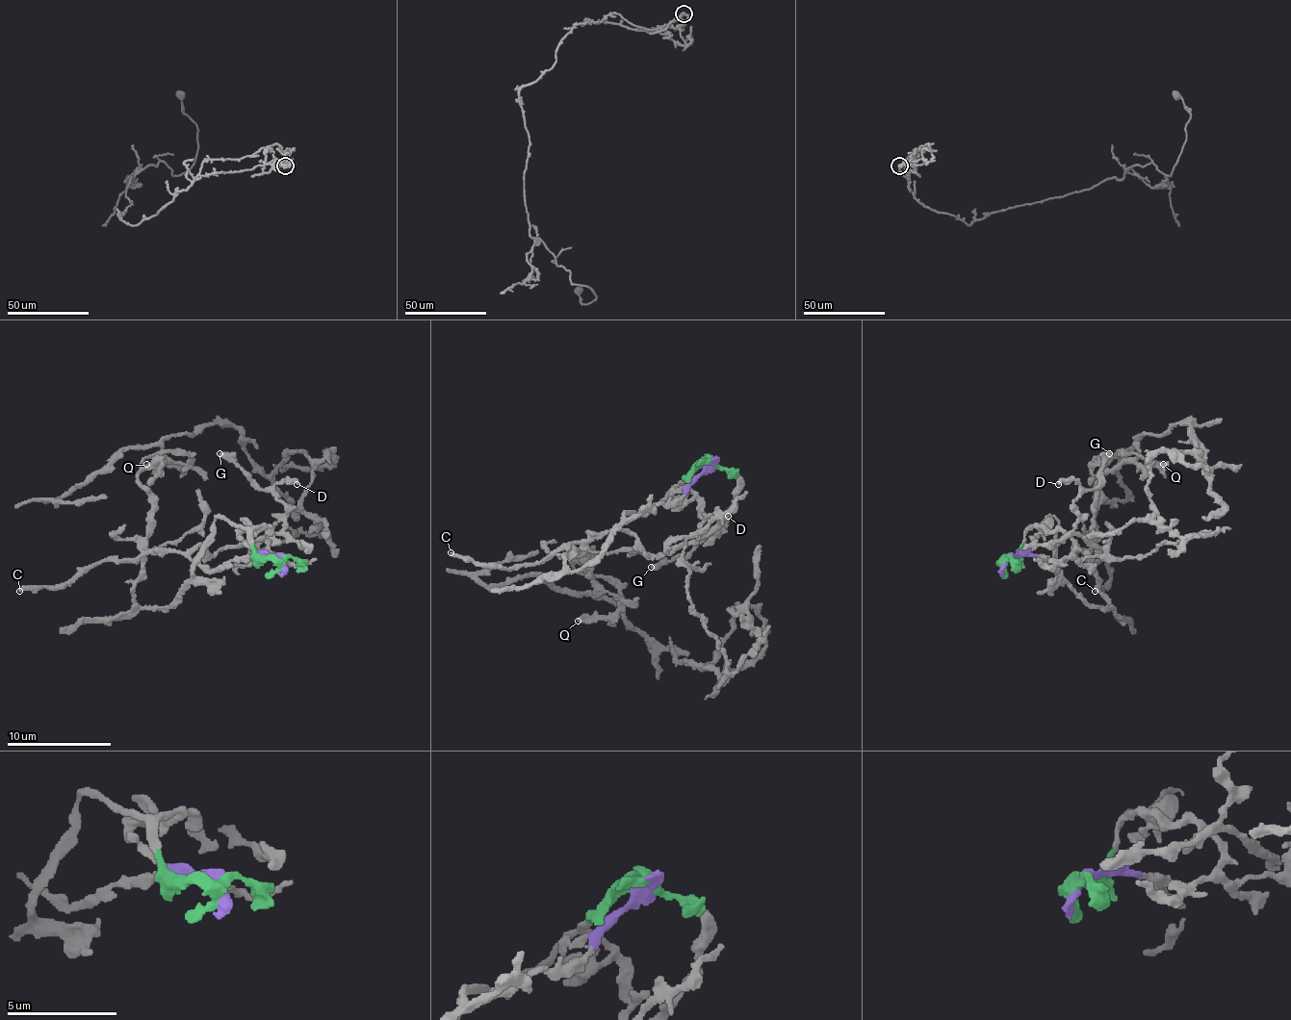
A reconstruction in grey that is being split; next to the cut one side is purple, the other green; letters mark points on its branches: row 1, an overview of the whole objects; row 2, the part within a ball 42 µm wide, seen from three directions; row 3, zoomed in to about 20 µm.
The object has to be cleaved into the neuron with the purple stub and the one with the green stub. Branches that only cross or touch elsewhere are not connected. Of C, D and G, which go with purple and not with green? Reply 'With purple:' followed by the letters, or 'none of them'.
With purple: C, D, G

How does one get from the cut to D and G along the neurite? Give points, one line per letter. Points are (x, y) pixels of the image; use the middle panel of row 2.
D: (710, 464), (682, 496), (634, 514), (621, 527), (647, 553), (674, 553), (715, 532), (705, 537), (729, 517)
G: (710, 464), (682, 496), (621, 524), (653, 555), (674, 553), (715, 535), (710, 532), (686, 555), (650, 566)

